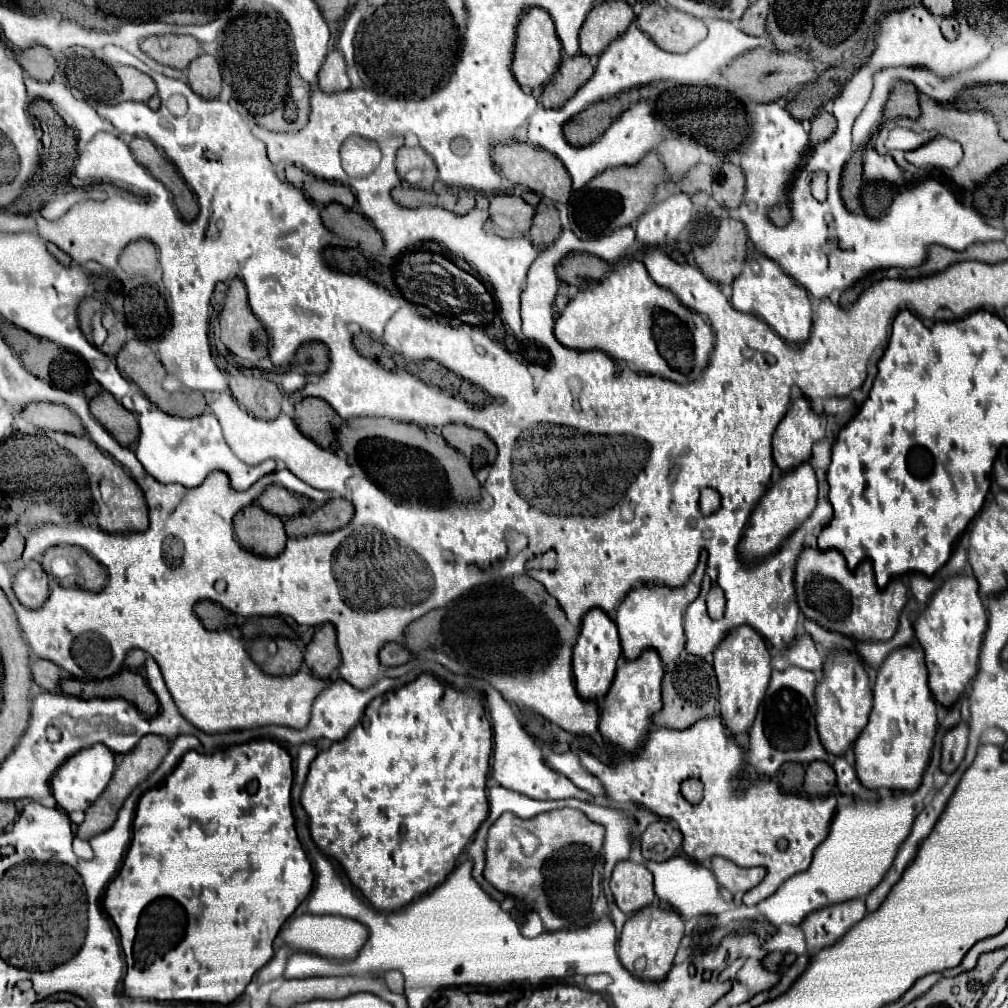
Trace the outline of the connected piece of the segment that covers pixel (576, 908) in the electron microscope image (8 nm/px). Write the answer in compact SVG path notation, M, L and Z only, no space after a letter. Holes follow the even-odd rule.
M557 809L541 813L531 819L521 819L513 813L503 813L489 829L485 845L485 879L505 895L513 895L525 909L525 913L539 913L547 931L587 927L593 921L593 903L601 889L601 847L605 829L589 821L577 809ZM515 829L527 829L539 839L539 847L533 855L523 855L515 837ZM565 847L569 855L555 855Z

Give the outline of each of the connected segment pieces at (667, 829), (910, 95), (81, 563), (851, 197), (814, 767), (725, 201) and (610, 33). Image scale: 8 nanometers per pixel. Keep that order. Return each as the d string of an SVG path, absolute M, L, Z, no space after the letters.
M651 823L641 835L641 855L647 861L667 861L681 845L681 831L669 823Z
M897 83L895 91L891 93L887 107L889 107L889 119L895 117L911 117L917 119L919 117L919 101L917 101L919 93L911 83Z
M55 547L51 553L55 557L63 557L69 561L69 565L75 569L79 587L95 593L99 593L105 587L107 571L81 547Z
M855 151L849 163L845 165L843 179L841 179L841 197L849 211L857 211L861 205L859 203L861 183L863 183L863 153Z
M815 761L807 765L807 775L803 783L803 791L809 797L825 797L835 791L835 771L831 765L823 761Z
M725 161L721 165L721 175L723 175L723 183L715 183L711 195L721 207L735 209L735 207L739 207L739 203L743 201L743 195L745 195L743 171L737 165Z
M605 1L595 5L581 27L581 53L587 57L601 55L613 39L627 31L633 19L635 15L627 1Z

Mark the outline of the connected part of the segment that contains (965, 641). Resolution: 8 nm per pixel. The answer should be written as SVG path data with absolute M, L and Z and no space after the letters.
M957 575L949 577L941 589L935 591L929 607L915 621L915 637L925 651L929 669L929 689L933 699L943 707L951 707L965 691L967 683L977 675L977 661L981 651L983 633L987 627L987 615L979 599L977 583L973 577Z

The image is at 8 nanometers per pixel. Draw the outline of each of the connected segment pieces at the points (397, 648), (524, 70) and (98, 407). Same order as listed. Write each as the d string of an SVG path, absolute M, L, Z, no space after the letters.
M387 643L381 649L379 657L381 657L381 663L385 667L397 667L397 665L407 663L411 659L411 653L407 651L407 647L403 643Z
M539 7L529 9L521 17L517 27L517 43L515 43L515 59L513 59L515 79L523 89L533 91L535 87L543 87L543 83L547 83L547 79L551 79L551 75L555 75L555 71L559 69L559 61L561 61L561 43L557 39L549 13Z
M101 391L95 399L91 399L89 407L91 413L99 419L99 423L103 423L103 427L107 427L107 431L119 445L129 447L139 439L139 425L135 415L127 411L119 401L115 401L111 393Z

